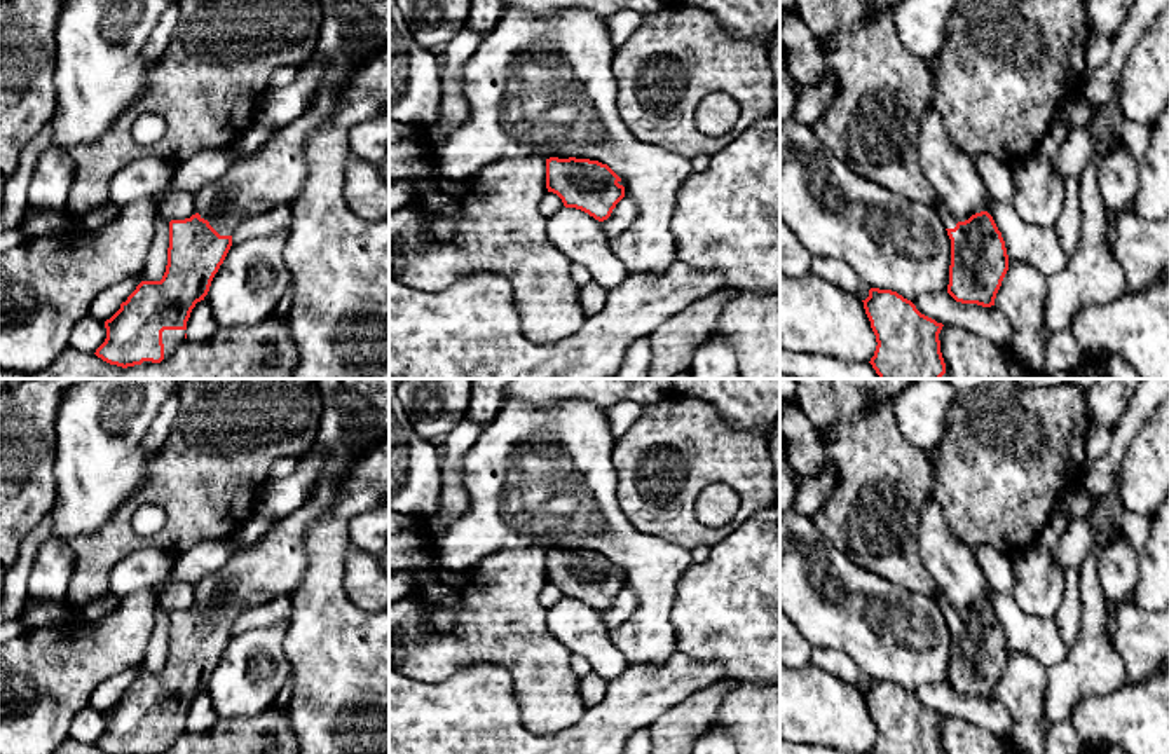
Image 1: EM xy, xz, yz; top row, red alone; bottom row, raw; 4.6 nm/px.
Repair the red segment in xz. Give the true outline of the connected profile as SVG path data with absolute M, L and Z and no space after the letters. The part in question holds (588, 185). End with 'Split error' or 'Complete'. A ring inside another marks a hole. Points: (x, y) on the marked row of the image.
M546 159L546 188L557 194L565 208L576 208L598 222L611 216L625 197L621 178L607 166L590 159Z. Complete

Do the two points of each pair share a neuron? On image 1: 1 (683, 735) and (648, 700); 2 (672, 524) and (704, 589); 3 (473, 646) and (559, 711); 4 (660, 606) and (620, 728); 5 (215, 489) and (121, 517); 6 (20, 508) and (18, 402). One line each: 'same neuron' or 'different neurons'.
1: different neurons
2: different neurons
3: same neuron
4: different neurons
5: same neuron
6: same neuron

